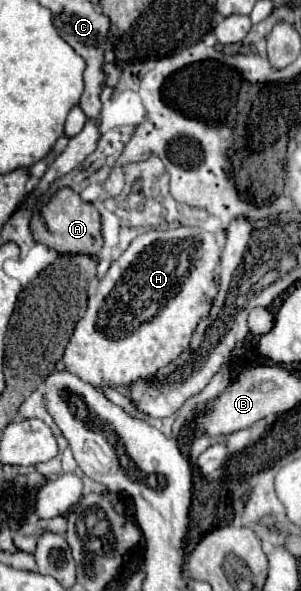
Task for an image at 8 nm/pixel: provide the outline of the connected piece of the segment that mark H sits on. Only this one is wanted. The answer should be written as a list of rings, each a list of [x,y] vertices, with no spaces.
[[[197,227],[179,229],[153,229],[137,237],[127,251],[111,263],[105,277],[99,281],[97,295],[89,299],[89,307],[71,335],[65,349],[65,369],[79,379],[95,385],[123,385],[129,387],[137,377],[149,377],[157,369],[165,367],[173,357],[179,357],[191,341],[193,329],[209,313],[209,305],[217,295],[213,283],[213,271],[219,263],[219,247],[213,233]]]

